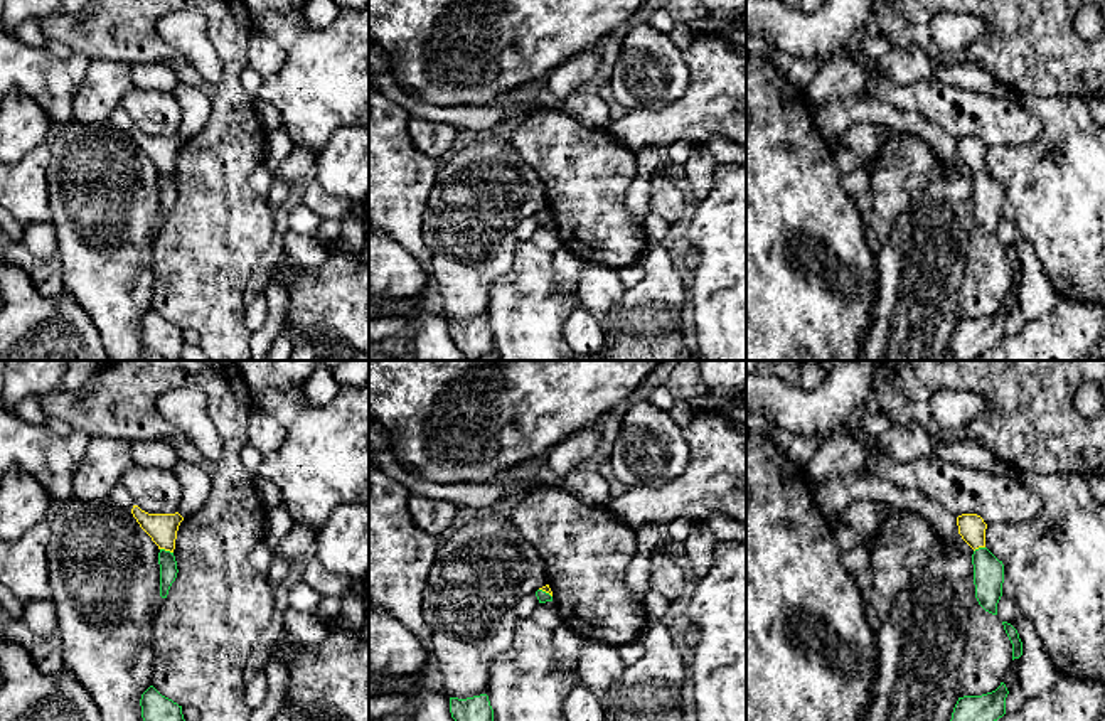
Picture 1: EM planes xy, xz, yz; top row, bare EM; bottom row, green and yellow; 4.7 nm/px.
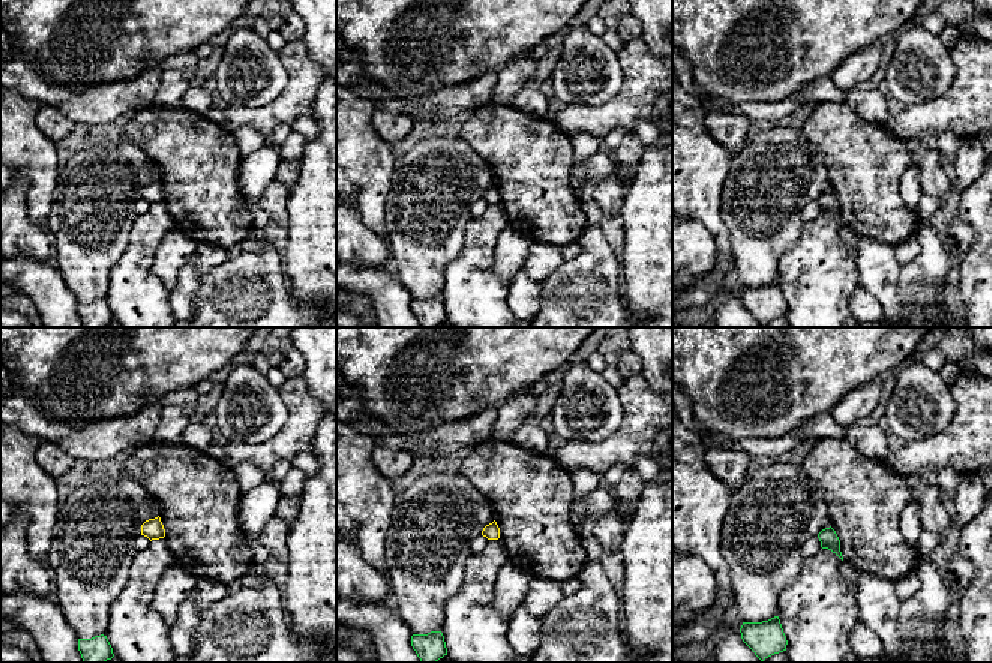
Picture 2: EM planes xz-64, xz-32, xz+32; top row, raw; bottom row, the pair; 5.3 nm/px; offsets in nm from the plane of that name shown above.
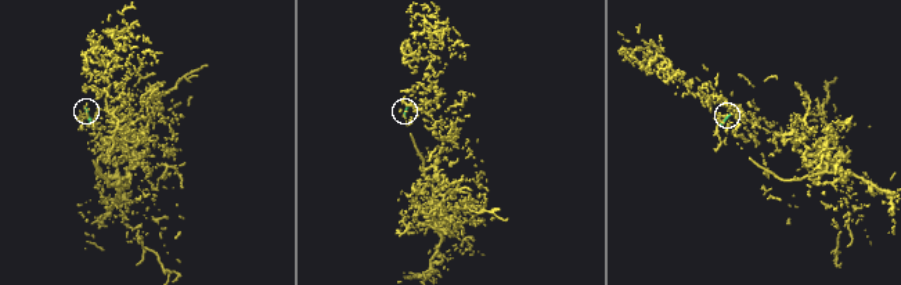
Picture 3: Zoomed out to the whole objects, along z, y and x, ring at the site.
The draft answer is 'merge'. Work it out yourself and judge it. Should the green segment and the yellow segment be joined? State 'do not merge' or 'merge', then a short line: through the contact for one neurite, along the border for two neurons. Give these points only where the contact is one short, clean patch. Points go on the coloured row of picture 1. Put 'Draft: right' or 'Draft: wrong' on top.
Draft: wrong
do not merge; line xy (160, 548), (172, 553)

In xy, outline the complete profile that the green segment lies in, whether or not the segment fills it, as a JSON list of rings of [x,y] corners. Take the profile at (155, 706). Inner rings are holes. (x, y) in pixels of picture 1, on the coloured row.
[[[150,686],[140,699],[143,721],[185,721],[182,706],[162,696]]]

